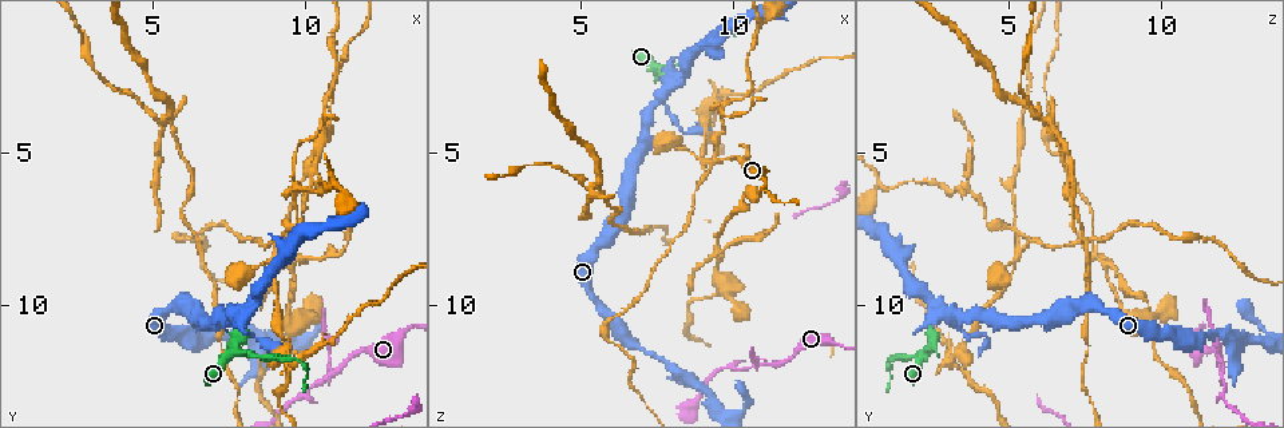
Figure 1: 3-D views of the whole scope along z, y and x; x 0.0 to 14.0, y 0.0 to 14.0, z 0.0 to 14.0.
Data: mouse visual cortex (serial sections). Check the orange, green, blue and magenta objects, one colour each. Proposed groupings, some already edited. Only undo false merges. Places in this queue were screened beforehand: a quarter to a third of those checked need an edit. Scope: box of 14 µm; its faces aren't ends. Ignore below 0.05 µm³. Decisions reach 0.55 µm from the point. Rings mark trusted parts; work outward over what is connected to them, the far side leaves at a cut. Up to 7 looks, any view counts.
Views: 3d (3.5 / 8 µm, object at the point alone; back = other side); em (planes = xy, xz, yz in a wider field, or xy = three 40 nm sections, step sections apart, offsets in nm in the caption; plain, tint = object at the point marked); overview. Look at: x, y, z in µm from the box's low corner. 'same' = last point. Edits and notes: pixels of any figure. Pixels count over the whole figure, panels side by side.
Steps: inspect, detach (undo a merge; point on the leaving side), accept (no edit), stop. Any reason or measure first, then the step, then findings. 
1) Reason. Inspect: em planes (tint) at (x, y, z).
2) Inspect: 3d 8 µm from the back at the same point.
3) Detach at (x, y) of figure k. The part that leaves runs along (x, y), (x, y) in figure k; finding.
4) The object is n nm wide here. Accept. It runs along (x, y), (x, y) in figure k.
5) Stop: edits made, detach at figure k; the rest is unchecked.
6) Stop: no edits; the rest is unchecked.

Abrupt turn. Inspect: 3d 3.5 µm at (9.4, 7.7, 5.3).

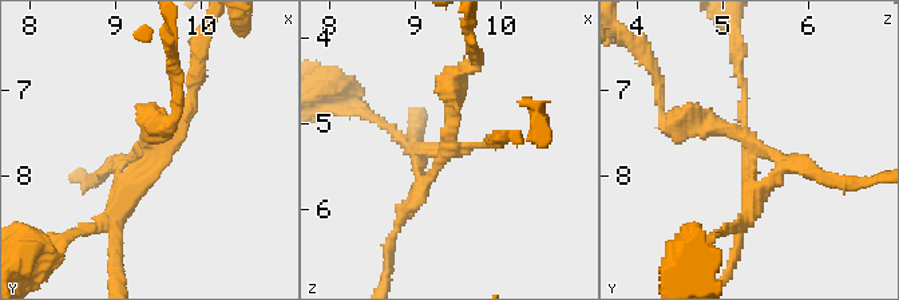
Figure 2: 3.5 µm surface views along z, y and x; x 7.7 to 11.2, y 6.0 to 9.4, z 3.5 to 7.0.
4 arms meet here; the arms are 100, 150, 200, 250 nm wide; shape alone is not enough. Inspect: em xy step 2 (tint) at (9.45, 7.60, 5.30).

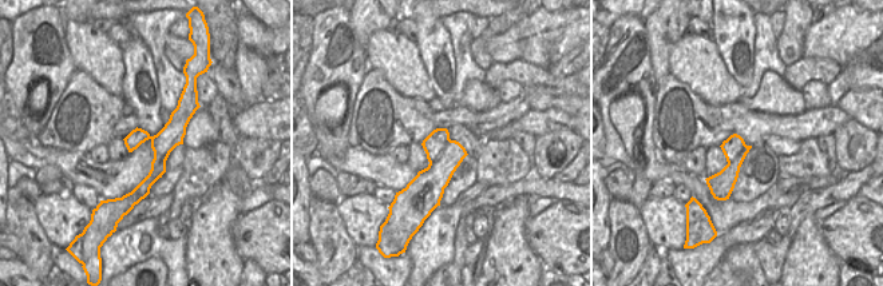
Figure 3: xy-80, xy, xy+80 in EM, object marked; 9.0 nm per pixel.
Another direction. Inspect: em xy step 3 (tint) at the same point.

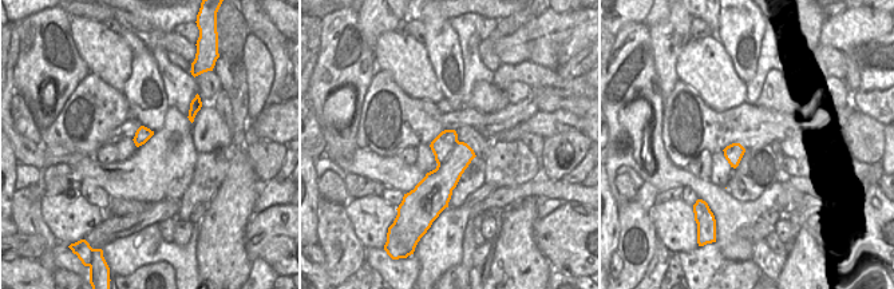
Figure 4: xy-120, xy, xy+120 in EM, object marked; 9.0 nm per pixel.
The object is 320 nm wide here. Detach at (797, 168) of figure 2. Two cells meet here.

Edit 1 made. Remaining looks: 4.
See it whole again. Inspect: overview.

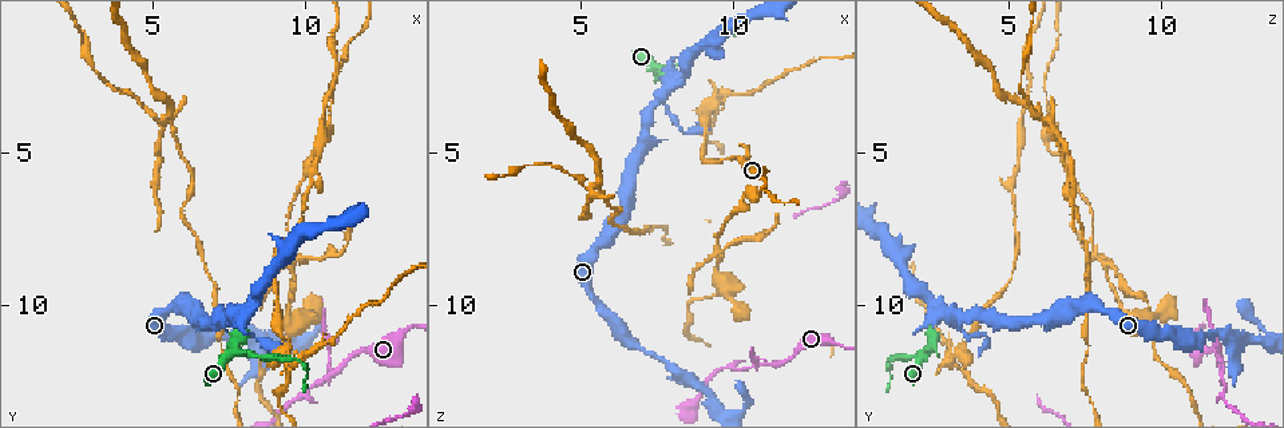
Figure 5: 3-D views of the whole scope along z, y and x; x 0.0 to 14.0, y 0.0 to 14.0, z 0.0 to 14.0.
Inspect: 3d 3.5 µm at (9.4, 11.4, 3.6).

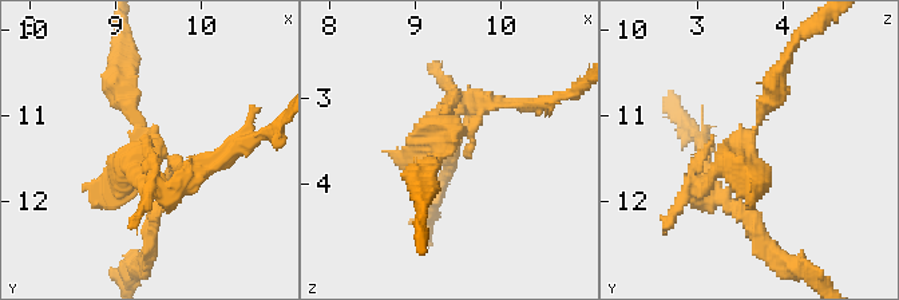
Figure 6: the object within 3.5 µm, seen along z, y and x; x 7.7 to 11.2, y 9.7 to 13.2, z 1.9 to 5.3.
Inspect: em xy step 2 (tint) at (9.40, 11.35, 3.55).

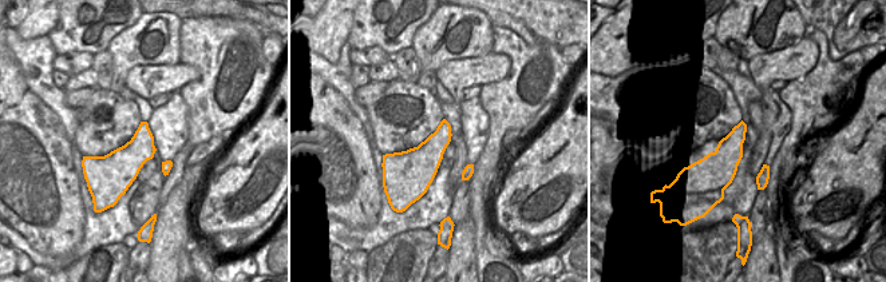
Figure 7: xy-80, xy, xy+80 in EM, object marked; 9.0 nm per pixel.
Cut it another way. Inspect: em xy step 1 (tint) at the same point.

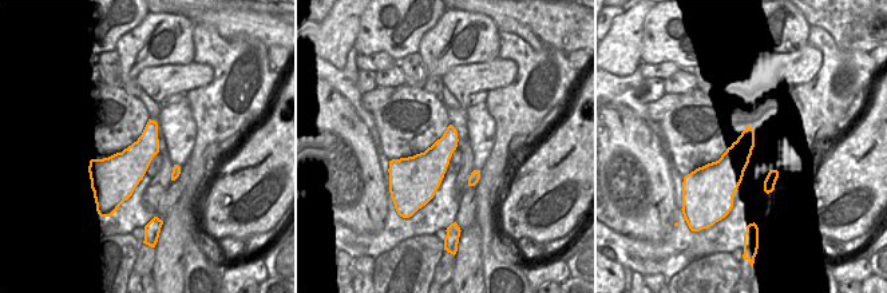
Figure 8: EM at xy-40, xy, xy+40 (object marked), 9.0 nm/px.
Detach at (703, 152) of figure 6. The part that leaves runs along (751, 133), (703, 186), (703, 166) in figure 6; two cells meet here.

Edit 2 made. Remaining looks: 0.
Stop: edits made, detach at figure 2, detach at figure 6; the rest is unchecked.

